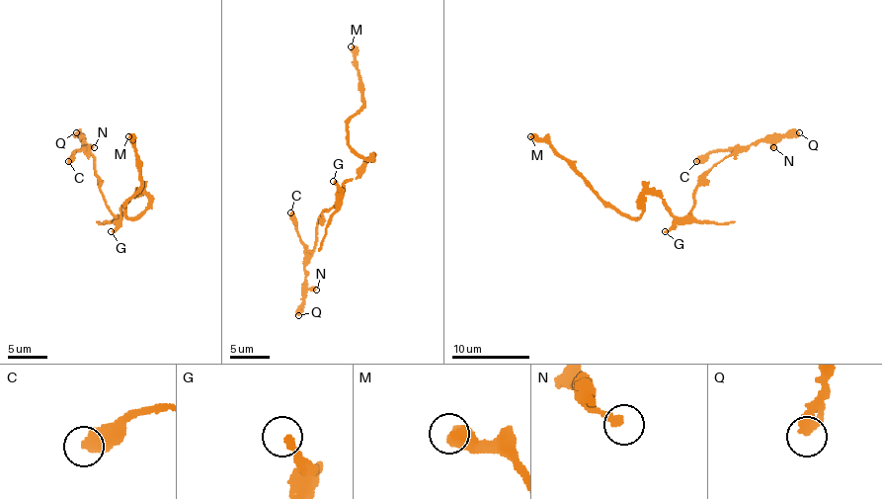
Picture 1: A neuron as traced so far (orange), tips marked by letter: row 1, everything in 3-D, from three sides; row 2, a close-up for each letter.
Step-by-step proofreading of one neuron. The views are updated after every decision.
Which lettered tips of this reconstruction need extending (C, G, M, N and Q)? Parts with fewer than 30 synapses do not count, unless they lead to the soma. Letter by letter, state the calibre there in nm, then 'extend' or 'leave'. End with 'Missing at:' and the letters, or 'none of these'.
C: 500 nm thick; leave
G: 240 nm thick; leave
M: 600 nm thick; extend
N: 300 nm thick; leave
Q: 480 nm thick; leave
Missing at: M

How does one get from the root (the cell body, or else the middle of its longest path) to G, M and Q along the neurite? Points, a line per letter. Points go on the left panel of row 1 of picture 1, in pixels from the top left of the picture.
G: (130, 199), (120, 208), (120, 223), (111, 231)
M: (130, 199), (148, 199), (148, 207), (134, 217), (124, 214), (124, 203), (140, 187), (140, 161), (128, 136)
Q: (130, 199), (117, 217), (100, 189), (94, 157), (82, 145), (82, 138), (76, 132)

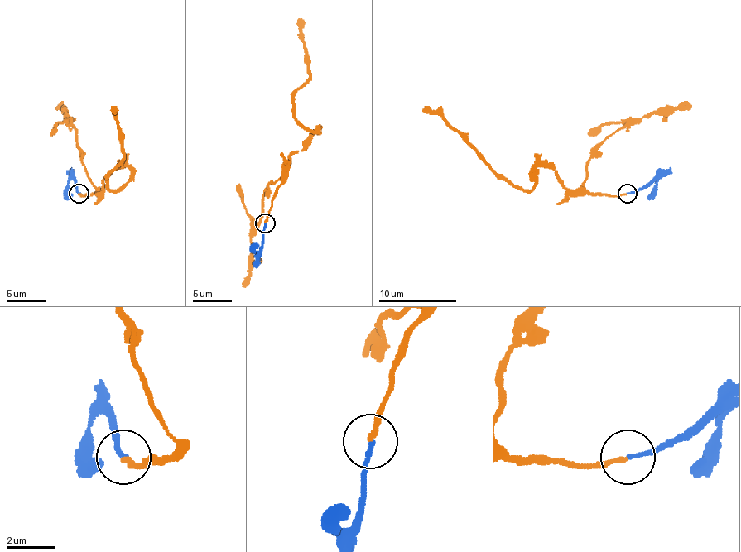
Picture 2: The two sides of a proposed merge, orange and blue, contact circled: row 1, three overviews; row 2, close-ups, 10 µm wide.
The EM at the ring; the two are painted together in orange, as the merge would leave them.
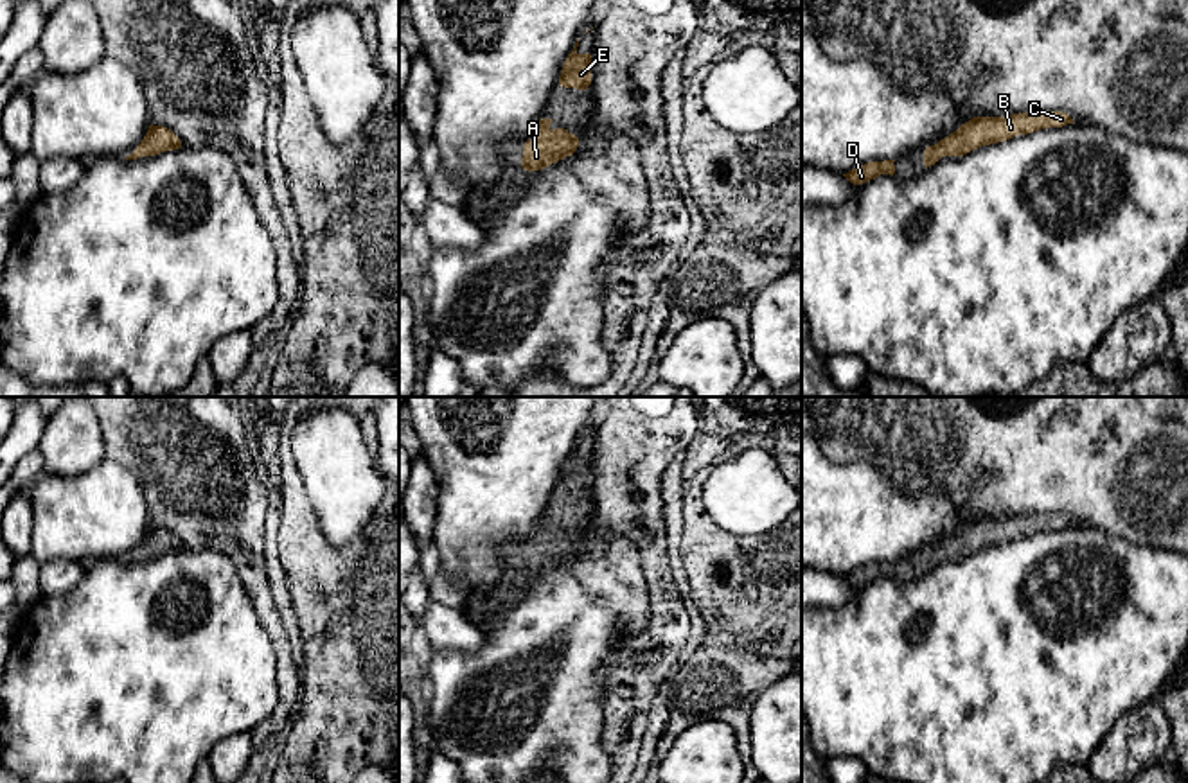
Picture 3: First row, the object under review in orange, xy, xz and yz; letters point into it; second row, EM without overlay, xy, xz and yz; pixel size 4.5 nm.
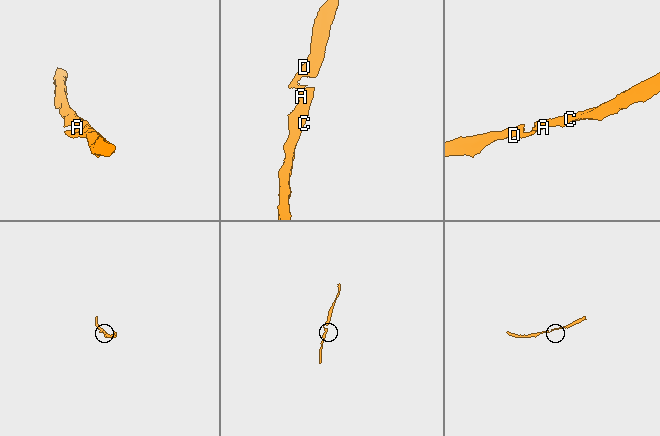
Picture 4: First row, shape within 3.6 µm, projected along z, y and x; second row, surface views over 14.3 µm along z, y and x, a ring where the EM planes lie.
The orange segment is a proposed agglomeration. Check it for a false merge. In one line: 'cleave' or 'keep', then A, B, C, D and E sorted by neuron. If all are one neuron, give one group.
keep; A B C D E

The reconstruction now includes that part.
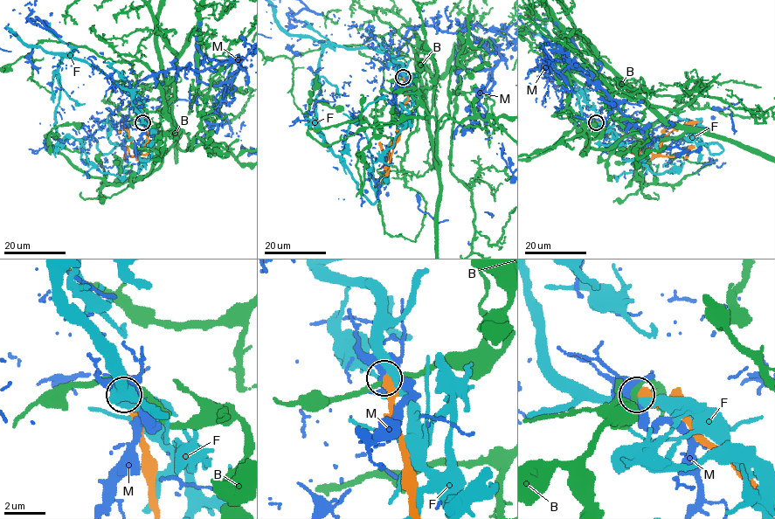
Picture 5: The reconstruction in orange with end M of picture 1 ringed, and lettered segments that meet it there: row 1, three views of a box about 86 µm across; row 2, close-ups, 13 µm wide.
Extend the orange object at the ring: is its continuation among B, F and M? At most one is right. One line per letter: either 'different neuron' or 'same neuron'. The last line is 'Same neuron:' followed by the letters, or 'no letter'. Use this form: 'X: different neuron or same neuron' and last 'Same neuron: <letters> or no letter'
B: different neuron
F: different neuron
M: different neuron
Same neuron: no letter

